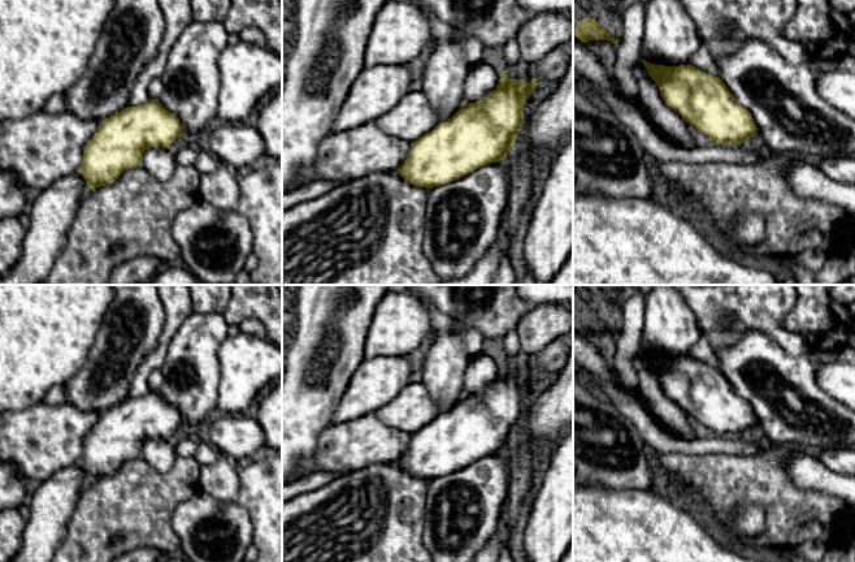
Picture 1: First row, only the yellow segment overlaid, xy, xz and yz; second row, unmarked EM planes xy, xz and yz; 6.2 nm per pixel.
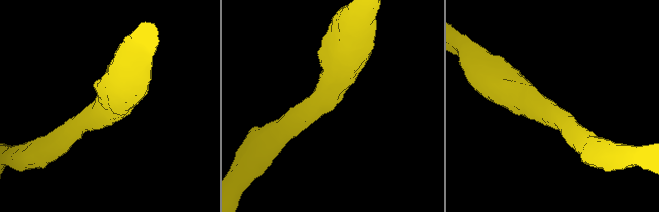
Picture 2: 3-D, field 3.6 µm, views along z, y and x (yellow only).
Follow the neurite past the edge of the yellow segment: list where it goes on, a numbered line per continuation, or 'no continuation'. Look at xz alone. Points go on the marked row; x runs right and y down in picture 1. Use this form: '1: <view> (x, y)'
no continuation

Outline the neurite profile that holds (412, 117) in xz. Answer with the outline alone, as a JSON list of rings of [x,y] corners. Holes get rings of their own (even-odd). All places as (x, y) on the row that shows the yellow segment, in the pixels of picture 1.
[[[416,87],[392,109],[378,117],[376,124],[392,138],[412,143],[431,131],[439,124],[439,117],[425,92]]]

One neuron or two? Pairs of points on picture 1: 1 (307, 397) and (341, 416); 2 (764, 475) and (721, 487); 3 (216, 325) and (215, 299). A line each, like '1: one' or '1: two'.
1: two
2: one
3: two

